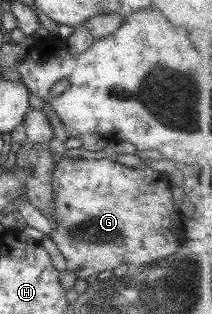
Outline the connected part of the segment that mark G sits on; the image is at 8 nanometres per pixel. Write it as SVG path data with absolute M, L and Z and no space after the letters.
M63 155L61 160L56 163L55 169L51 175L51 190L53 193L52 198L52 216L49 218L52 221L53 229L50 230L48 237L53 241L61 256L65 259L65 268L70 270L76 278L85 279L91 274L98 274L102 270L113 270L119 264L126 264L128 268L140 267L141 265L152 263L154 260L162 259L177 253L187 242L192 241L193 231L188 225L186 211L182 205L181 200L176 199L171 191L170 185L167 186L165 178L161 178L159 172L153 171L151 168L143 170L127 168L116 162L111 158L101 158L101 160L85 160L83 158L74 157L68 158Z

